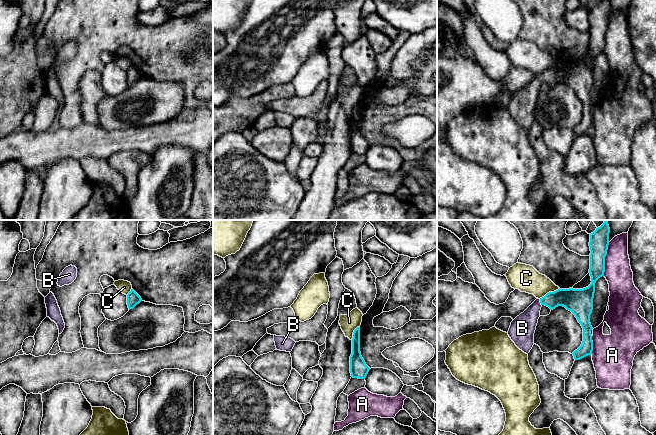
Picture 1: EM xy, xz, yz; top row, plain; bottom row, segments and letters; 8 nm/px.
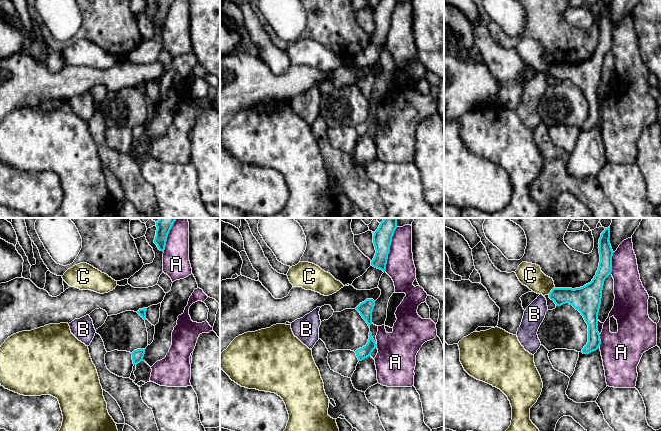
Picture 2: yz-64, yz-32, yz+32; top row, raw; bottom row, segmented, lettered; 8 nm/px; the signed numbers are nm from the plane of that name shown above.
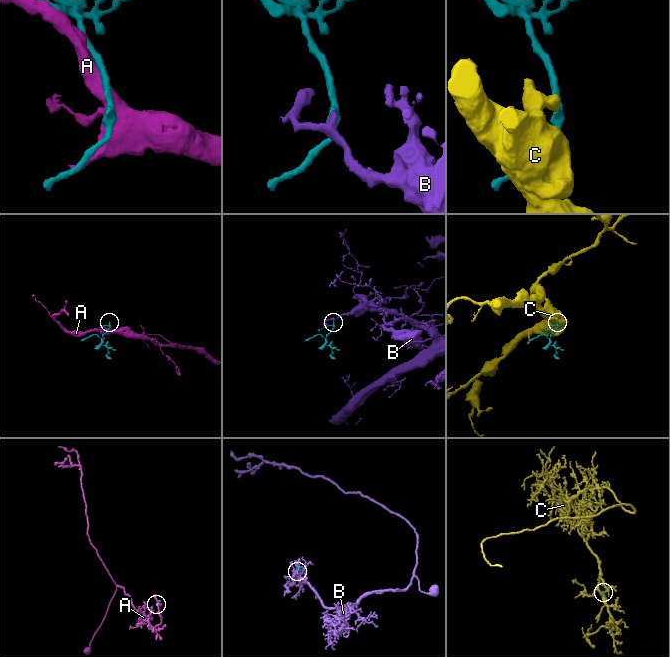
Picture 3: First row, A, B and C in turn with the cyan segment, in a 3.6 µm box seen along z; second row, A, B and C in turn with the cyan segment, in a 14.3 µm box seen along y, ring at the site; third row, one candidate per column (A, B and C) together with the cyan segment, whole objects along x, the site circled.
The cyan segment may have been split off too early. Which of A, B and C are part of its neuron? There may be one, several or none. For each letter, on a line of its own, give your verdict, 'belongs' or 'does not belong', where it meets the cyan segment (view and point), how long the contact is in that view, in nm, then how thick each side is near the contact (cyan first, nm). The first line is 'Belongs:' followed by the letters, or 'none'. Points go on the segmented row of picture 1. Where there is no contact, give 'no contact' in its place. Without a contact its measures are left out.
Belongs: B
A: does not belong; contact yz (604, 259); length 280 nm; calibres 160 and 220 nm
B: belongs; contact yz (540, 302); length 60 nm; calibres 170 and 200 nm
C: does not belong; contact yz (549, 292); length 190 nm; calibres 200 and 220 nm

